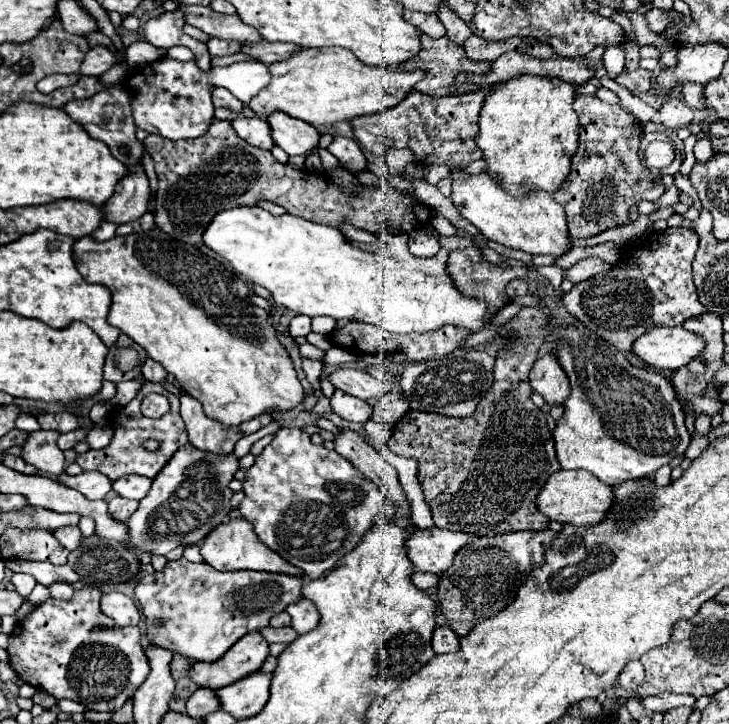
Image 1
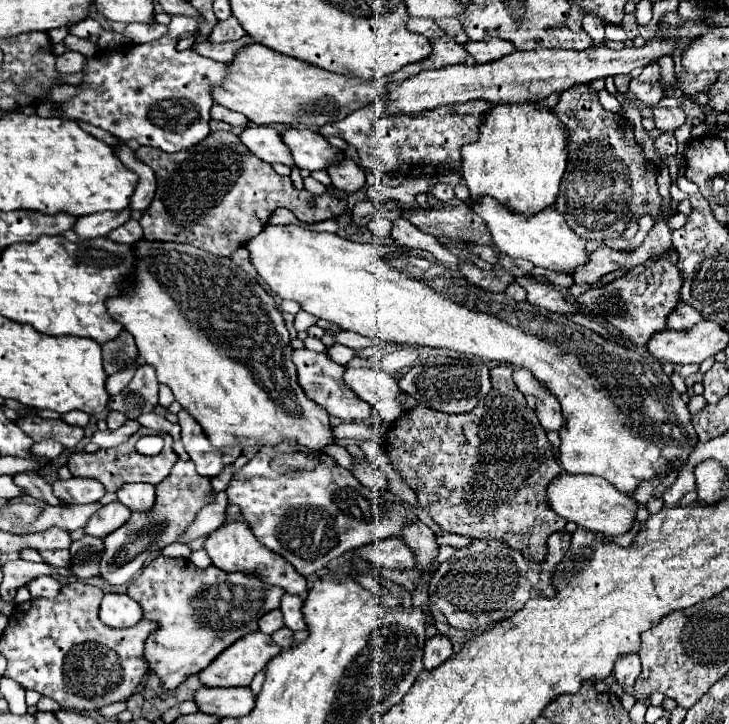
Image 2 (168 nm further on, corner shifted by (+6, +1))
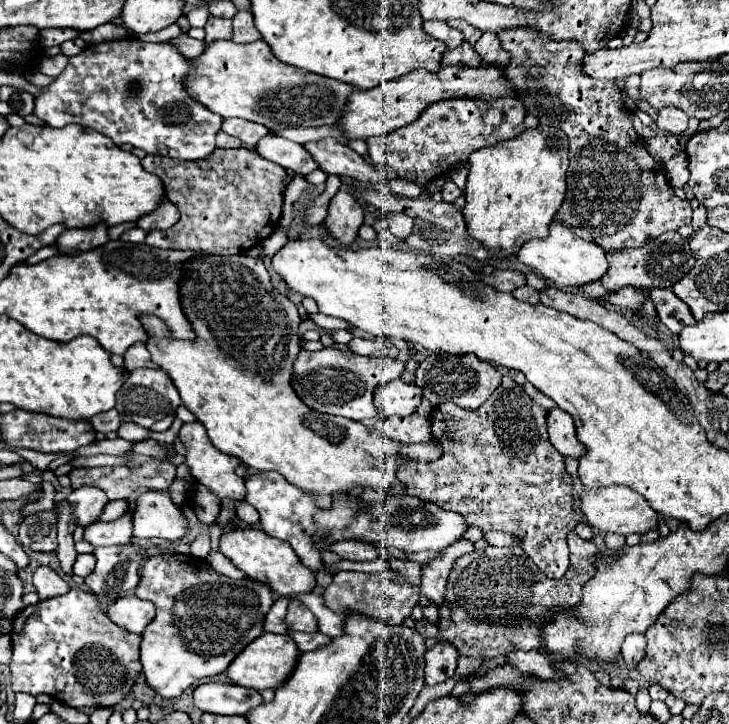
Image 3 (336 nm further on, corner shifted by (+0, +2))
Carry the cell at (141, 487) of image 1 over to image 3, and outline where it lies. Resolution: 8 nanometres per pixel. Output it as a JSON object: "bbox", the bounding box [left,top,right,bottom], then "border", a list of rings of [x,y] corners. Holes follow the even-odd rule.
{"bbox":[134,491,186,541],"border":[[[146,491],[136,499],[134,507],[134,537],[162,537],[180,541],[186,533],[186,519],[172,499],[162,491]]]}

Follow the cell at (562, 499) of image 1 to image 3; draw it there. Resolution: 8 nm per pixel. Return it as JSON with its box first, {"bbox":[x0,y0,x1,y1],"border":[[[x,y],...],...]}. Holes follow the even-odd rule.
{"bbox":[580,485,658,533],"border":[[[610,485],[610,487],[594,487],[594,489],[584,489],[580,495],[580,509],[586,515],[588,523],[596,527],[600,533],[646,533],[650,527],[658,523],[656,511],[640,497],[640,493],[624,487],[624,485]]]}

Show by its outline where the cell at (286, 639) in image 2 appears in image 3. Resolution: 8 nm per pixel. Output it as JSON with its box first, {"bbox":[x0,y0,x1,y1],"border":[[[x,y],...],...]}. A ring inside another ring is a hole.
{"bbox":[288,631,330,651],"border":[[[288,631],[288,635],[294,639],[300,651],[314,651],[330,641],[330,637],[322,633],[300,633],[300,631]]]}

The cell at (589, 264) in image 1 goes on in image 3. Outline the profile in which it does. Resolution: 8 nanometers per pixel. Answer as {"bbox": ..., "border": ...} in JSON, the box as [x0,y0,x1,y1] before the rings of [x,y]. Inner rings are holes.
{"bbox":[600,231,694,291],"border":[[[668,231],[660,237],[656,237],[656,241],[640,247],[640,249],[620,249],[616,251],[608,251],[606,259],[610,263],[606,275],[600,279],[600,283],[608,289],[608,291],[616,291],[620,287],[632,285],[632,287],[672,287],[680,277],[684,277],[692,265],[694,265],[694,257],[690,253],[688,241],[678,233],[678,231]]]}

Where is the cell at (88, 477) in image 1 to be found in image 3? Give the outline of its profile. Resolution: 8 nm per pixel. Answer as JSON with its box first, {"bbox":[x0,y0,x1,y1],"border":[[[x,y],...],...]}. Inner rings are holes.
{"bbox":[66,485,108,527],"border":[[[84,485],[84,487],[78,487],[72,493],[68,493],[66,501],[74,507],[76,523],[84,527],[84,525],[98,521],[98,515],[102,513],[104,505],[108,503],[108,497],[102,489],[92,487],[92,485]]]}

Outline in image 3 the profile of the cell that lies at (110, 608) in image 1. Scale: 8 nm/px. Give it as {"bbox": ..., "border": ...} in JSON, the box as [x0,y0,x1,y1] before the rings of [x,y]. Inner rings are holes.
{"bbox":[108,595,154,633],"border":[[[122,595],[108,607],[108,617],[130,633],[142,633],[154,617],[154,605],[136,595]]]}

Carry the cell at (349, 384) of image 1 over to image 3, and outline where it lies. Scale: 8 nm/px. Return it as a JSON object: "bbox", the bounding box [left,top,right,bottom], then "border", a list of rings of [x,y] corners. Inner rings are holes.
{"bbox":[374,379,422,417],"border":[[[392,379],[382,383],[374,393],[376,409],[382,411],[386,417],[392,415],[412,415],[422,399],[422,393],[416,385],[404,383],[402,379]]]}

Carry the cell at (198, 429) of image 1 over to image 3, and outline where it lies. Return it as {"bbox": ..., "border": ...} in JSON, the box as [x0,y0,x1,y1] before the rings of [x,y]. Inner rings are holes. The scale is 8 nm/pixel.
{"bbox":[180,421,244,501],"border":[[[200,421],[194,423],[184,423],[180,429],[180,441],[186,447],[186,465],[192,469],[192,475],[196,477],[198,483],[206,485],[210,491],[214,491],[220,499],[230,497],[234,501],[242,501],[244,499],[244,479],[238,477],[234,473],[234,469],[240,465],[240,459],[232,457],[232,455],[224,455],[220,453],[208,439],[206,429]]]}

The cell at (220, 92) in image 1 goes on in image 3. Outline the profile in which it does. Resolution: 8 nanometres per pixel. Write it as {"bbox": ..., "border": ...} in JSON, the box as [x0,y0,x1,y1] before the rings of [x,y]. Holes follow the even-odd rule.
{"bbox":[222,119,268,147],"border":[[[224,119],[222,131],[238,137],[244,145],[250,145],[250,147],[256,145],[260,141],[260,137],[264,137],[264,133],[268,133],[268,129],[264,129],[264,125],[254,123],[254,121],[244,121],[244,119]]]}

